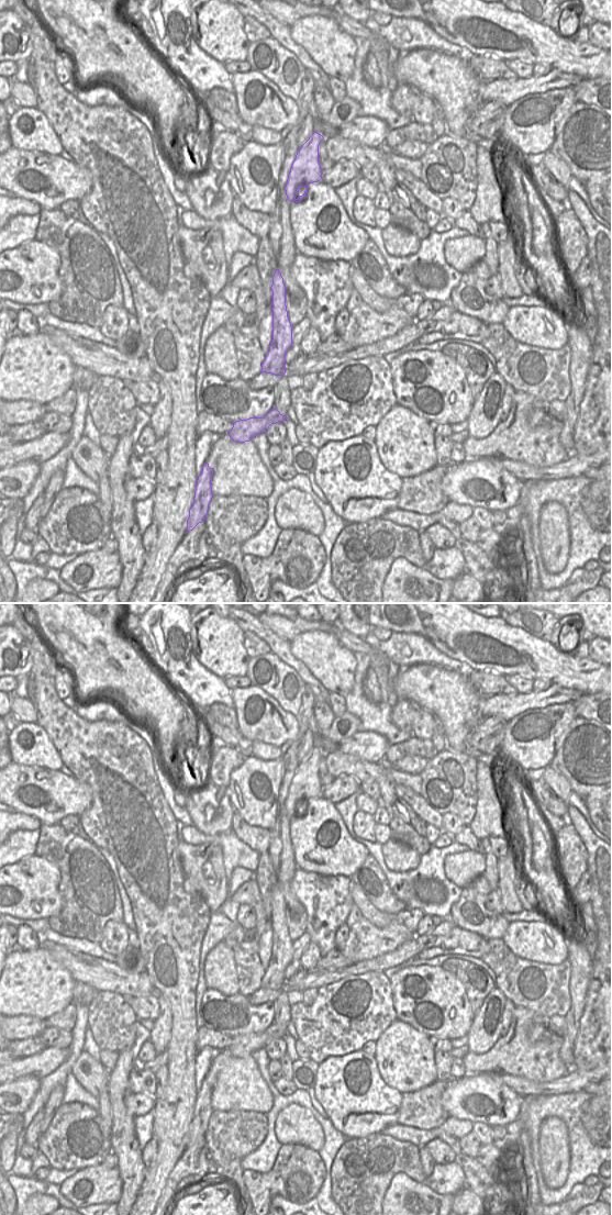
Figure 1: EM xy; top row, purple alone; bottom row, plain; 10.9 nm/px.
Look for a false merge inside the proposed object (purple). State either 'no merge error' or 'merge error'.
no merge error

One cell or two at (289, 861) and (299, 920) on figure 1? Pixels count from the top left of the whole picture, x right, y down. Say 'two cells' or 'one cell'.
one cell

